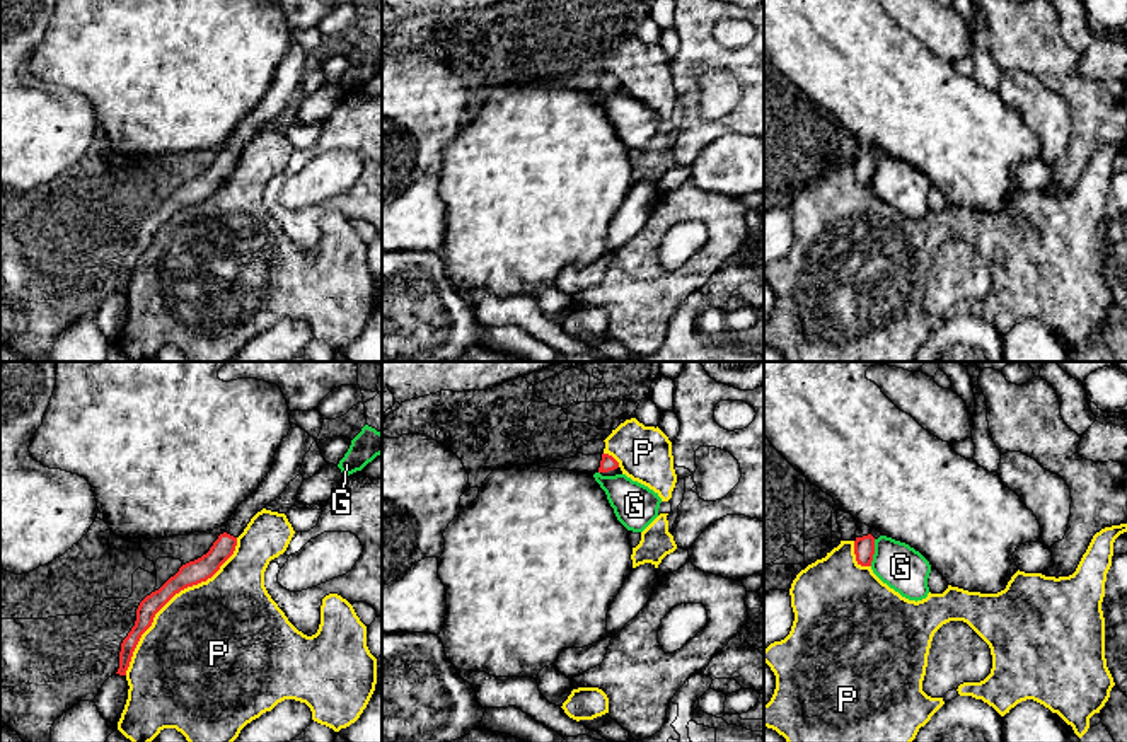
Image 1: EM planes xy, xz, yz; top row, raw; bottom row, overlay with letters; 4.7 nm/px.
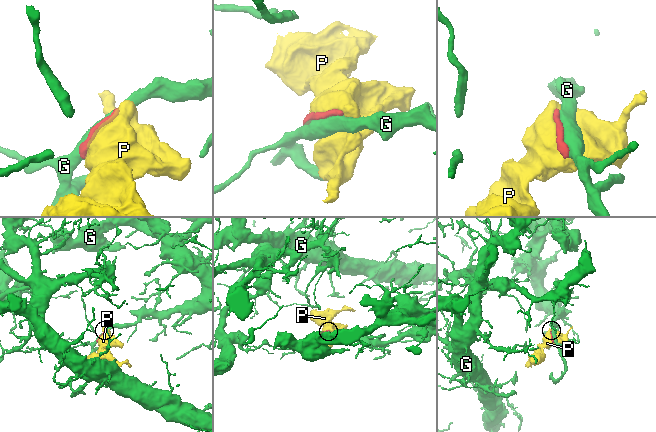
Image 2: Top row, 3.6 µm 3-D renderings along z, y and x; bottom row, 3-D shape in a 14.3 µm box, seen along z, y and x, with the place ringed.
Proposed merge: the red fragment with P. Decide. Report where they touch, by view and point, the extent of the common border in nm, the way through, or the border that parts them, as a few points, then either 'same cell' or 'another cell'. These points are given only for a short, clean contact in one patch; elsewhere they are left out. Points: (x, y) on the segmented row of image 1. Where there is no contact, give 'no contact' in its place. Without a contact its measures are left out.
xy (173, 596) | 850 nm | another cell

